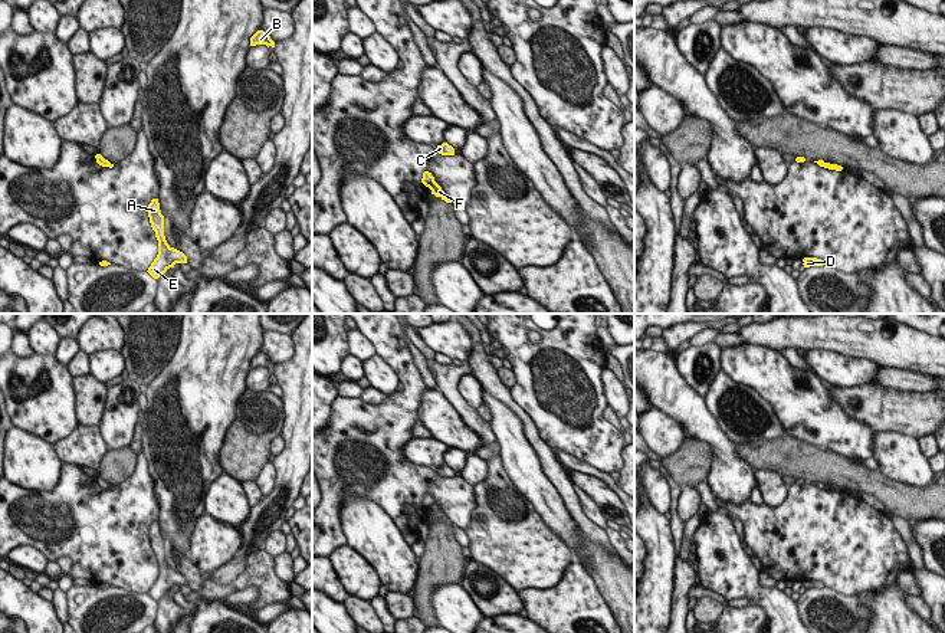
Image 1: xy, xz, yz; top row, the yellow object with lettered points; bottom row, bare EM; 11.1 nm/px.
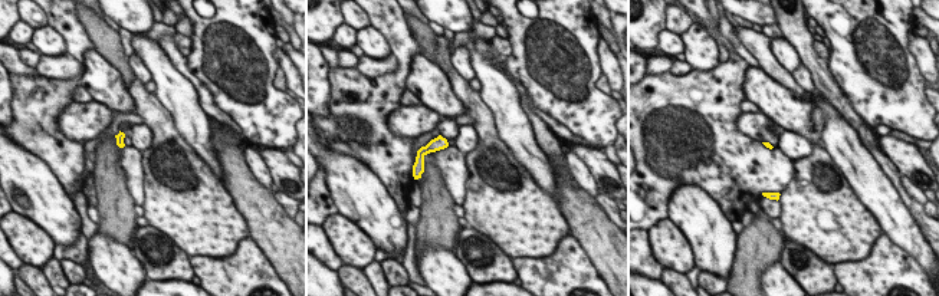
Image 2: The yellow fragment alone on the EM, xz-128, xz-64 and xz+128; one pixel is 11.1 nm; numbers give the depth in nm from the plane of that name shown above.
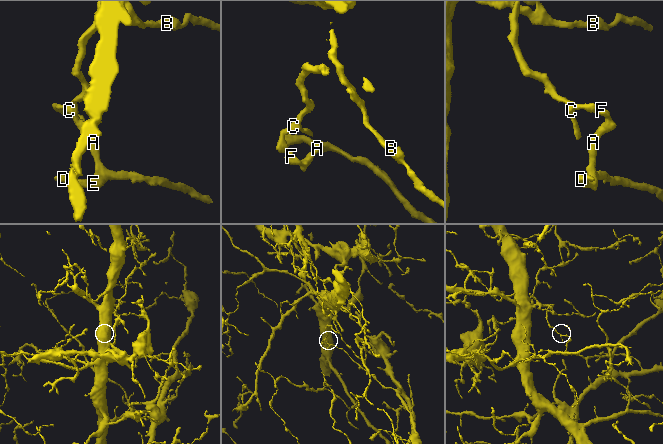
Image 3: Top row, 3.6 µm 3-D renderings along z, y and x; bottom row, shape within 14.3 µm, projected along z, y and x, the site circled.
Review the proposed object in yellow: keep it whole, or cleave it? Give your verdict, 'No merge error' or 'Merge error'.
Merge error.

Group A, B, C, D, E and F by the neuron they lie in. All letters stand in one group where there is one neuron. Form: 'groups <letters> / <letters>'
groups A D E F / B C

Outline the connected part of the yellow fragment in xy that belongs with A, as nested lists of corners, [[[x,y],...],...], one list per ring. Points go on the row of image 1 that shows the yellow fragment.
[[[152,199],[148,204],[148,217],[158,240],[158,255],[147,272],[154,279],[158,279],[170,268],[174,268],[175,263],[187,263],[187,256],[167,243],[164,236],[164,216],[161,214],[158,199]]]

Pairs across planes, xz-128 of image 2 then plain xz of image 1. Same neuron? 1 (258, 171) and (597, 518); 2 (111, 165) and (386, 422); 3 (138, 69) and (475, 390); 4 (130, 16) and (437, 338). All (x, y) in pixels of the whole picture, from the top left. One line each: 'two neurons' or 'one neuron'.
1: one neuron
2: two neurons
3: one neuron
4: one neuron

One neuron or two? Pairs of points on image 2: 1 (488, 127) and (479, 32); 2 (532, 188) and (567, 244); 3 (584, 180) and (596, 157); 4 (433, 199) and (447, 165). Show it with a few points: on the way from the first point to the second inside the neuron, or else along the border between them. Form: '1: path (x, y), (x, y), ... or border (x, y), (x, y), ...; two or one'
1: path (470, 99), (445, 63), (445, 49), (452, 43); one
2: border (568, 233), (551, 253), (535, 257); two
3: border (568, 150), (587, 167), (598, 187); two
4: border (432, 153), (432, 164), (456, 203); two

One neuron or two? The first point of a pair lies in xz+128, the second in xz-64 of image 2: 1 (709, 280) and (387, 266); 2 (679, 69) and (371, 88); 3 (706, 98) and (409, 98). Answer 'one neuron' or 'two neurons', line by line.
1: one neuron
2: two neurons
3: two neurons

